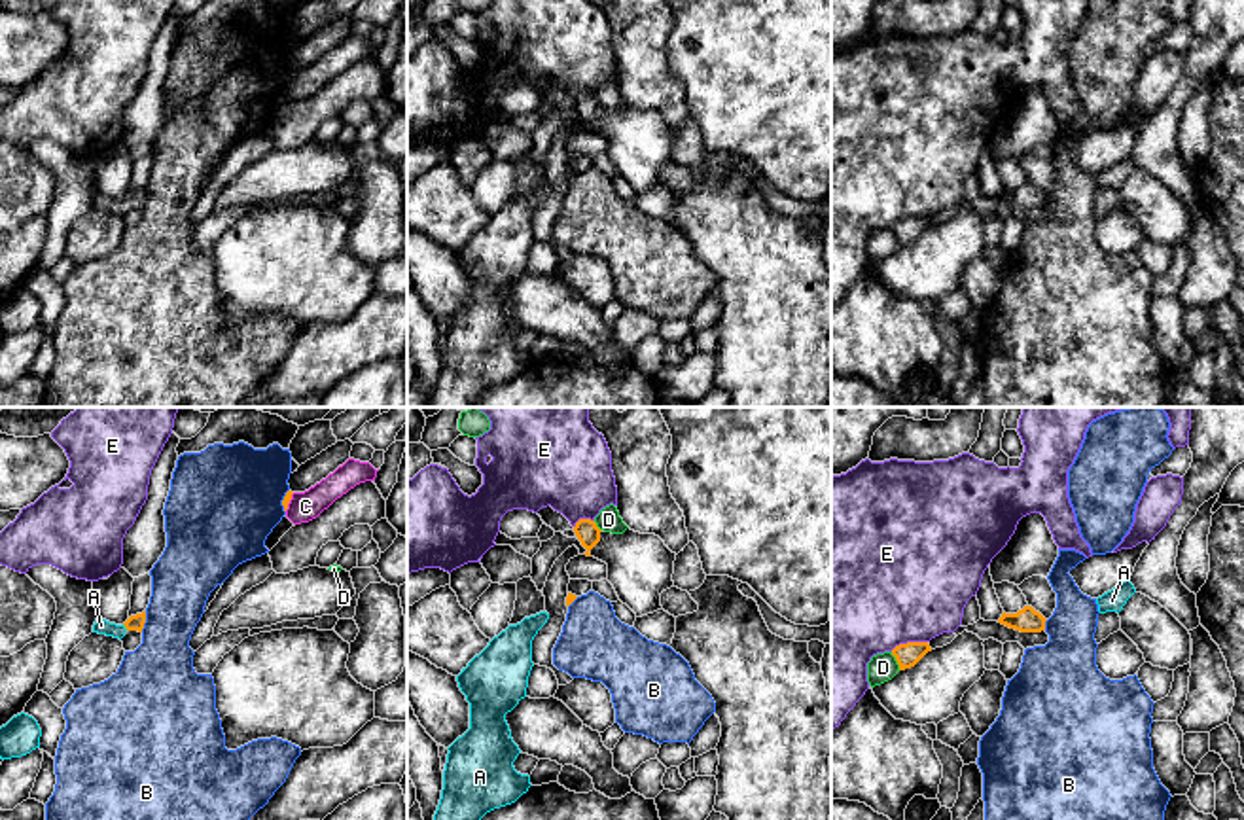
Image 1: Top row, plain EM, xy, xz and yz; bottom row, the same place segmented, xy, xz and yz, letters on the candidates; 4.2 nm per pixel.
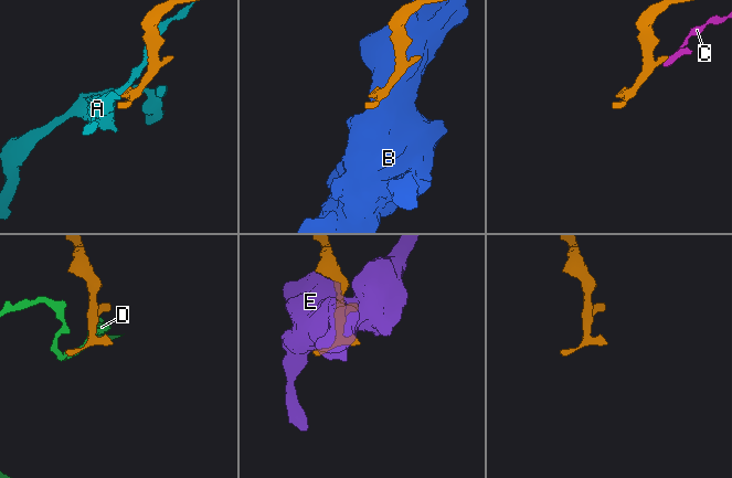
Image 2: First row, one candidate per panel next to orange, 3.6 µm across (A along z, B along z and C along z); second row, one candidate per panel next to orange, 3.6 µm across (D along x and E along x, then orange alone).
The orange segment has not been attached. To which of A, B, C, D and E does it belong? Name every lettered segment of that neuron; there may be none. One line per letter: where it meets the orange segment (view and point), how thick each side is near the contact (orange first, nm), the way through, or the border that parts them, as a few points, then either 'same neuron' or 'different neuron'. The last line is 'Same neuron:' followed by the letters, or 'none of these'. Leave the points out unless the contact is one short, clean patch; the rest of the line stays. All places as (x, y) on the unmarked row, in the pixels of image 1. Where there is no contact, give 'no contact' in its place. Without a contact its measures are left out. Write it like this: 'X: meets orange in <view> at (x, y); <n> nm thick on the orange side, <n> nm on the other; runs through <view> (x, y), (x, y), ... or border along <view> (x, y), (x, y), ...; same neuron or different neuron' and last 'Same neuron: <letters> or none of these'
A: meets orange in xy at (125, 203); 70 nm thick on the orange side, 60 nm on the other; runs through xy (137, 197), (125, 203), (108, 205), (101, 201); same neuron
B: meets orange in xy at (144, 197); 70 nm thick on the orange side, 320 nm on the other; different neuron
C: meets orange in xy at (288, 78); 30 nm thick on the orange side, 130 nm on the other; border along xy (294, 69), (284, 86); different neuron
D: meets orange in yz at (896, 235); 100 nm thick on the orange side, 120 nm on the other; different neuron
E: meets orange in yz at (907, 218); 100 nm thick on the orange side, 500 nm on the other; different neuron
Same neuron: A

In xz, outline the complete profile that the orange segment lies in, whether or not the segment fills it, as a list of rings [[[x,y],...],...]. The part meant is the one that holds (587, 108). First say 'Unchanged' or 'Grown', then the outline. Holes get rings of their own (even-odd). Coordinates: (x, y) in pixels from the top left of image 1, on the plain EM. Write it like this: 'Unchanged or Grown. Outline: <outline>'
Unchanged. Outline: [[[579,95],[574,102],[574,108],[581,121],[587,125],[583,131],[591,133],[591,125],[600,117],[600,104],[591,95]]]

